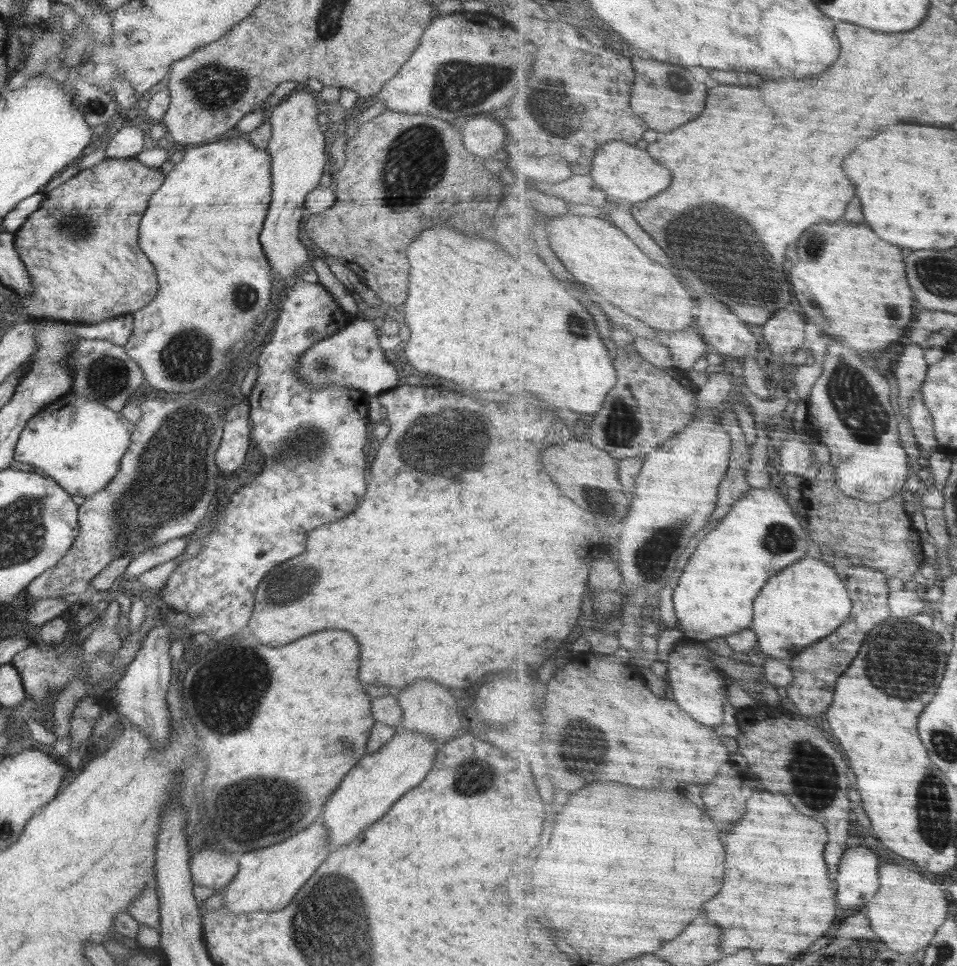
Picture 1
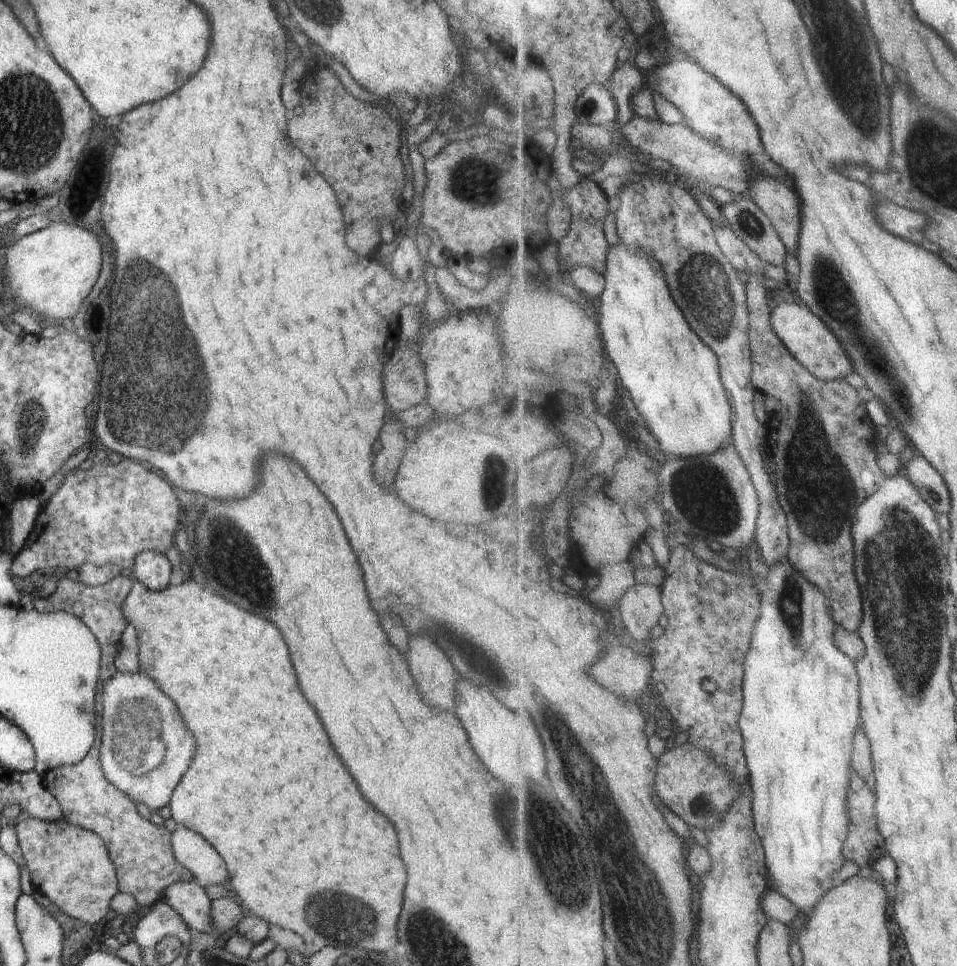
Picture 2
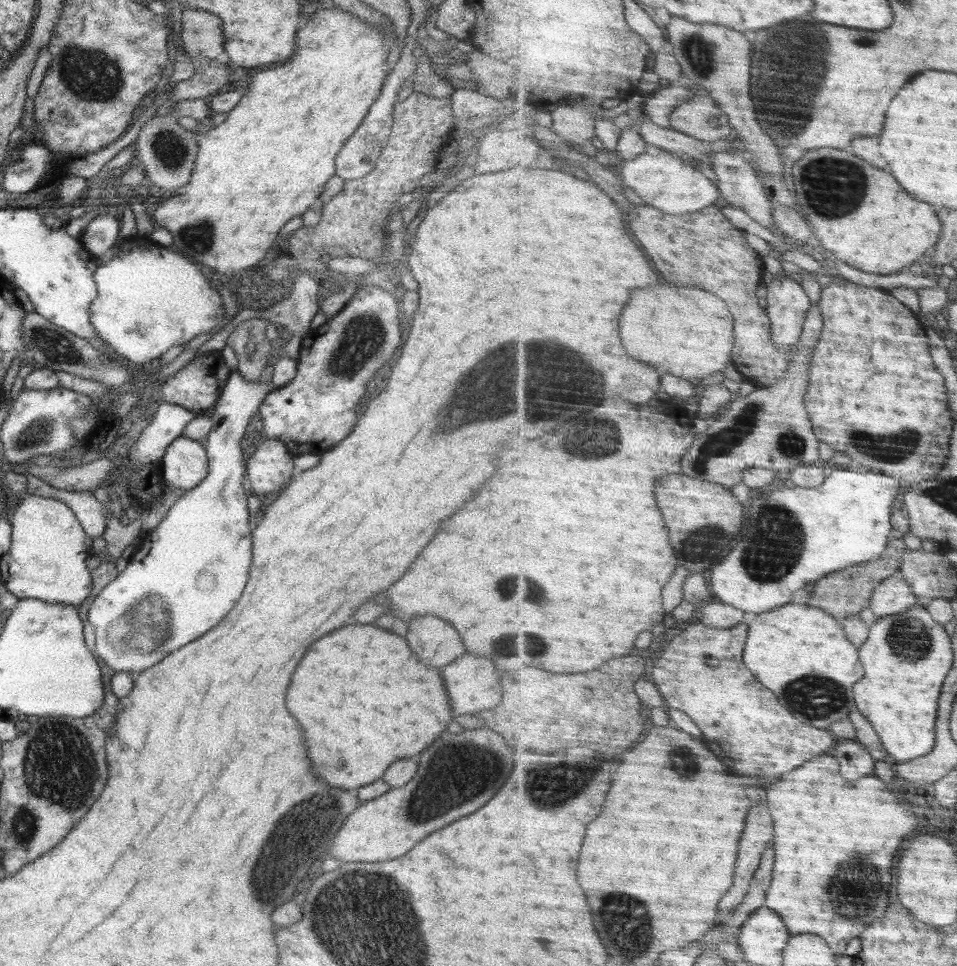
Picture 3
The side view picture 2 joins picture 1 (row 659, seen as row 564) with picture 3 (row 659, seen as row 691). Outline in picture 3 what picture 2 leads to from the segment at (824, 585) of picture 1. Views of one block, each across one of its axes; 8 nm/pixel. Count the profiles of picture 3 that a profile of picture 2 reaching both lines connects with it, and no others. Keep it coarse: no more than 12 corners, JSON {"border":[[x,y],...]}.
{"border":[[790,603],[748,624],[744,664],[802,722],[856,706],[861,649]]}

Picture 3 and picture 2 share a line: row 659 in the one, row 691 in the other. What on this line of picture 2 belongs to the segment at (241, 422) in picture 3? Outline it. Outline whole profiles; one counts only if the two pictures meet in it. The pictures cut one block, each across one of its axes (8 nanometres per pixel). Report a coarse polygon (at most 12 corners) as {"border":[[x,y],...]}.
{"border":[[142,671],[104,682],[100,766],[154,812],[196,740]]}

